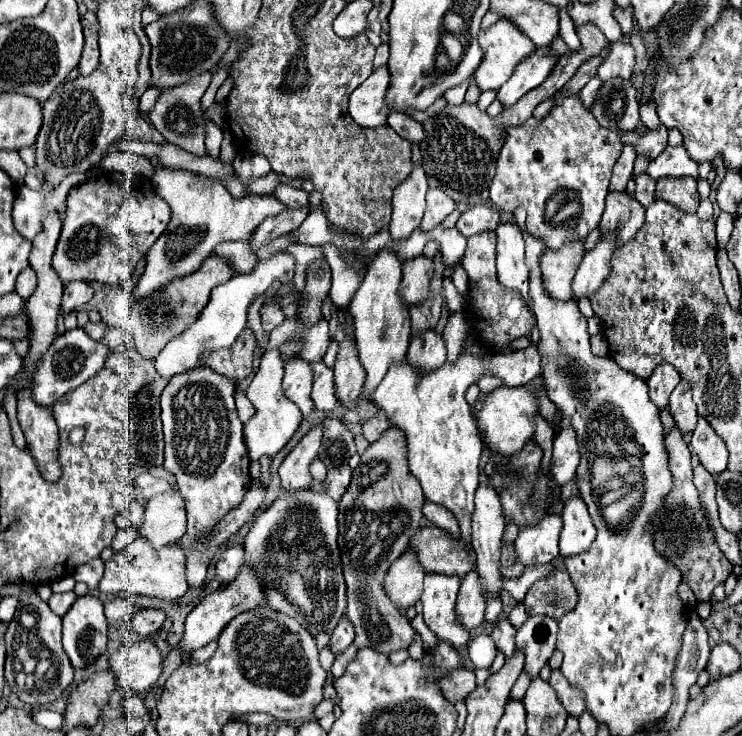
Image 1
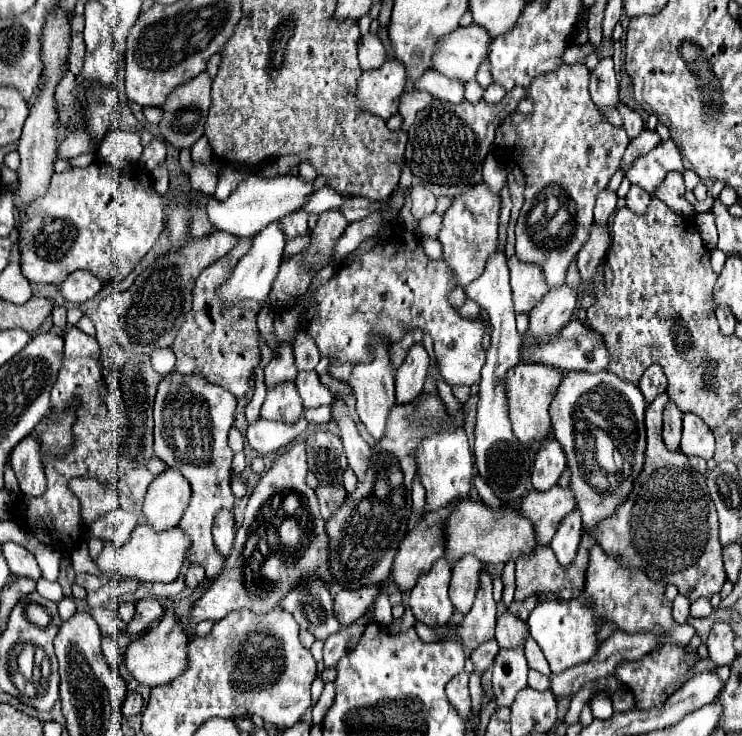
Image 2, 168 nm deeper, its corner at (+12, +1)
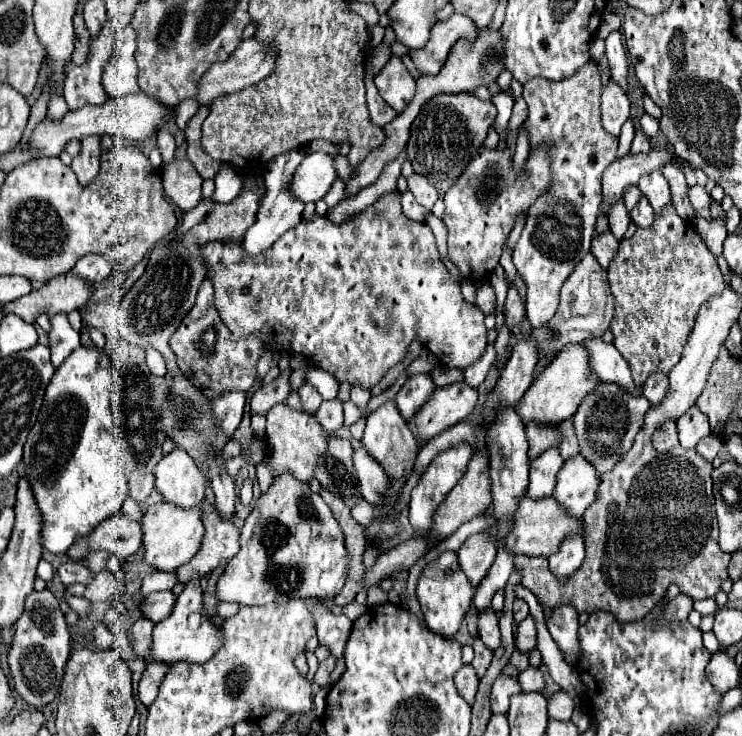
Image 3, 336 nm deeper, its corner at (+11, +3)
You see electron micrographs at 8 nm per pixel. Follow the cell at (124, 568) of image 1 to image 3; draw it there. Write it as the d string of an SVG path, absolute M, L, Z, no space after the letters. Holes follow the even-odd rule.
M159 502L149 506L143 516L143 548L145 548L145 562L155 566L161 572L173 572L181 564L185 564L193 554L199 552L205 526L203 526L203 512L199 506L181 508L171 502Z

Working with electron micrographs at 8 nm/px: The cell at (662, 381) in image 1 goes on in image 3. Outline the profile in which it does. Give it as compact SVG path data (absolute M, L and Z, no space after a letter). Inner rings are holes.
M653 372L653 374L647 378L647 382L643 384L643 394L645 394L645 398L647 398L653 406L659 406L659 404L663 402L667 390L669 390L669 380L667 380L667 376L661 374L661 372Z

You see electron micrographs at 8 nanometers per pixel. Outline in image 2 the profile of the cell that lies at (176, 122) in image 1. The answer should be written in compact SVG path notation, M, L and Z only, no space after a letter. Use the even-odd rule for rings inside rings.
M202 72L196 78L192 78L190 82L174 88L168 94L166 102L160 106L162 118L158 122L158 128L164 136L164 140L170 142L174 148L178 148L178 150L190 148L204 134L204 122L206 122L206 114L208 114L208 106L210 106L210 86L212 86L212 80L208 78L206 72Z

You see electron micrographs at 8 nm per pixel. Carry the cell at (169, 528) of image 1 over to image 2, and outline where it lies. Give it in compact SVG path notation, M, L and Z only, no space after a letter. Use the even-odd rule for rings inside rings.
M166 470L154 478L148 486L142 514L144 522L154 530L170 530L178 526L186 506L190 502L188 480L180 478L174 470Z

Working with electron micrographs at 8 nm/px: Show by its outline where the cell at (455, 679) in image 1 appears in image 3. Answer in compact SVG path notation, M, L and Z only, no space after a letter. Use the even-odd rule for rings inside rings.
M471 664L463 666L463 668L455 674L455 686L457 686L457 692L461 694L461 698L463 698L467 704L473 704L475 694L477 694L477 686L479 686L479 678L475 676L475 670L473 670Z

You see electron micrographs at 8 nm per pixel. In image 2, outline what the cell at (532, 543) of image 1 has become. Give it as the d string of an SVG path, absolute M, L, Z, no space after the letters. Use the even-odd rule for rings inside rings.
M554 486L548 492L534 490L528 496L524 496L522 502L516 506L516 512L532 522L536 546L548 546L564 514L568 514L574 508L576 502L572 498L570 488Z

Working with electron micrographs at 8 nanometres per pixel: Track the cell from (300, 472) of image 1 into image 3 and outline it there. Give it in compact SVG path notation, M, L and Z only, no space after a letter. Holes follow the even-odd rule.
M289 472L277 476L271 488L259 498L241 530L241 550L227 562L217 582L221 602L239 604L283 604L293 598L335 598L349 568L343 530L329 506L307 484L297 482Z

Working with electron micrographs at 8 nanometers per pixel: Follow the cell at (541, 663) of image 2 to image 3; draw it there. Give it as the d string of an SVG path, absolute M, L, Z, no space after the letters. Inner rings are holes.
M527 616L523 622L517 624L515 644L517 644L517 650L523 652L523 654L535 650L535 646L537 646L537 626L535 626L533 616Z

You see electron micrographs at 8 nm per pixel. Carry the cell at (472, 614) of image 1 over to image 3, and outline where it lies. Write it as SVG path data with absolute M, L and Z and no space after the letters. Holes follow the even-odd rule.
M479 532L469 536L457 550L461 570L469 576L471 584L477 586L495 560L495 538L489 532Z

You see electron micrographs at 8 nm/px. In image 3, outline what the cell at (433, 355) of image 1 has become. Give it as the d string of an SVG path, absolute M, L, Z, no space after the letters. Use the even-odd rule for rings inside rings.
M429 374L411 376L399 390L395 404L405 420L413 420L413 416L421 410L421 406L429 400L429 394L433 394L435 386Z

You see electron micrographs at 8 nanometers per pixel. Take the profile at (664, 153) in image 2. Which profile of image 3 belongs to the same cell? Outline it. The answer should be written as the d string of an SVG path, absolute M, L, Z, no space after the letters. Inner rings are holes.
M661 170L651 172L649 176L643 176L637 186L647 196L647 200L651 202L655 214L661 214L671 204L671 190L669 190L669 184L663 178Z

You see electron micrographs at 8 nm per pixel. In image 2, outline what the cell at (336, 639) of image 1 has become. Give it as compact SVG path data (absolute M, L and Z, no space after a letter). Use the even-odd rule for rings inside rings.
M340 590L334 598L334 616L342 628L352 626L364 610L368 610L368 602L374 600L376 594L372 590L360 590L360 594L352 594L352 590Z

